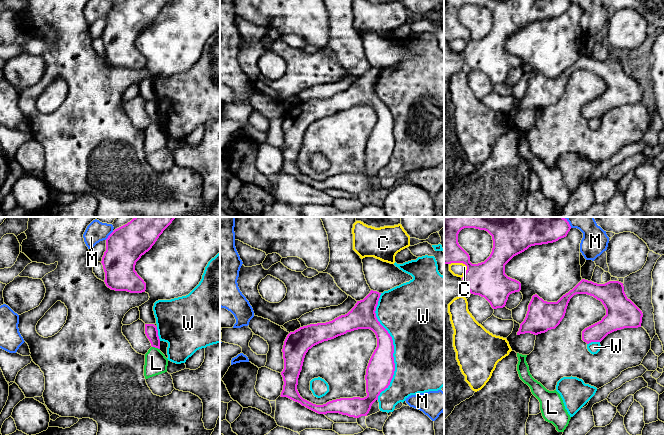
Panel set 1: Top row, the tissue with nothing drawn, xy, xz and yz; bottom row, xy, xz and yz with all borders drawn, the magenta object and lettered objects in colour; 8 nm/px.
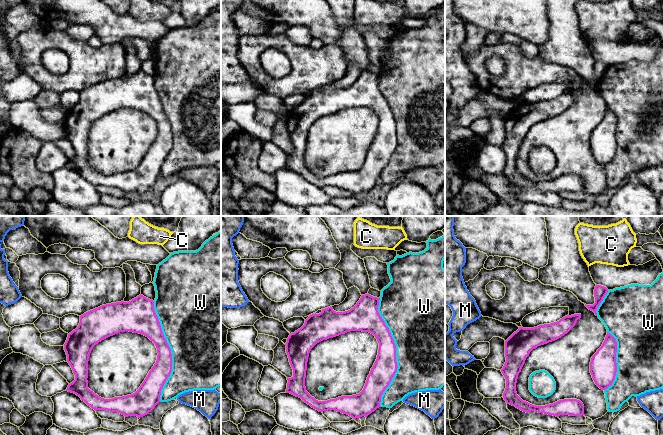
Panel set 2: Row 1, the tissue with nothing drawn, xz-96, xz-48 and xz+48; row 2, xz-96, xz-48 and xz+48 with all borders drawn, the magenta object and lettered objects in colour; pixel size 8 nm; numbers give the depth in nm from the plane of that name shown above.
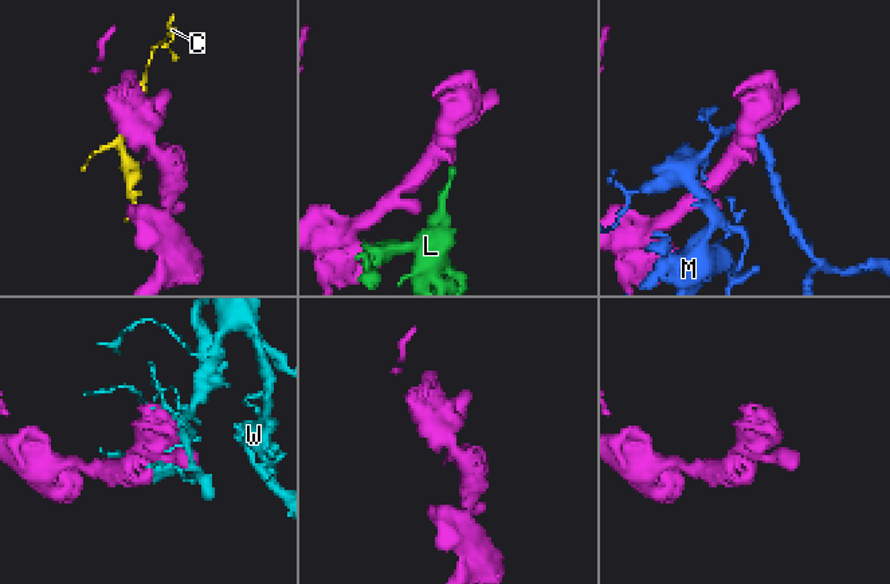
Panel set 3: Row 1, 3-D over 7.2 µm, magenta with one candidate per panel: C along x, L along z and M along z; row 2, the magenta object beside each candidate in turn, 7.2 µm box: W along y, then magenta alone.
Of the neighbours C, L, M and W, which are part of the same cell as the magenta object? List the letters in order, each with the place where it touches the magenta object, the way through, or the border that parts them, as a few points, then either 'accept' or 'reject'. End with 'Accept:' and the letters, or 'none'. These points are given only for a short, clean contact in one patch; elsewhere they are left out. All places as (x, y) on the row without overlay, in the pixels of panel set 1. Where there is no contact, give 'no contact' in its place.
C: meets magenta in yz at (462, 38); reject
L: meets magenta in xy at (156, 123); border along xy (152, 122), (159, 125); reject
M: meets magenta in xy at (109, 11); reject
W: meets magenta in xz at (393, 122); reject
Accept: none

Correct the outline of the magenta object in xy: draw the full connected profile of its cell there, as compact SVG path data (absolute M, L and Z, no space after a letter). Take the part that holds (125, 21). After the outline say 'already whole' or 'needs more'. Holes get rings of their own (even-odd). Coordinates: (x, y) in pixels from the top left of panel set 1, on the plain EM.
M125 0L115 5L106 15L106 27L102 33L105 60L115 67L142 69L146 59L135 47L136 38L148 28L170 0Z; already whole

